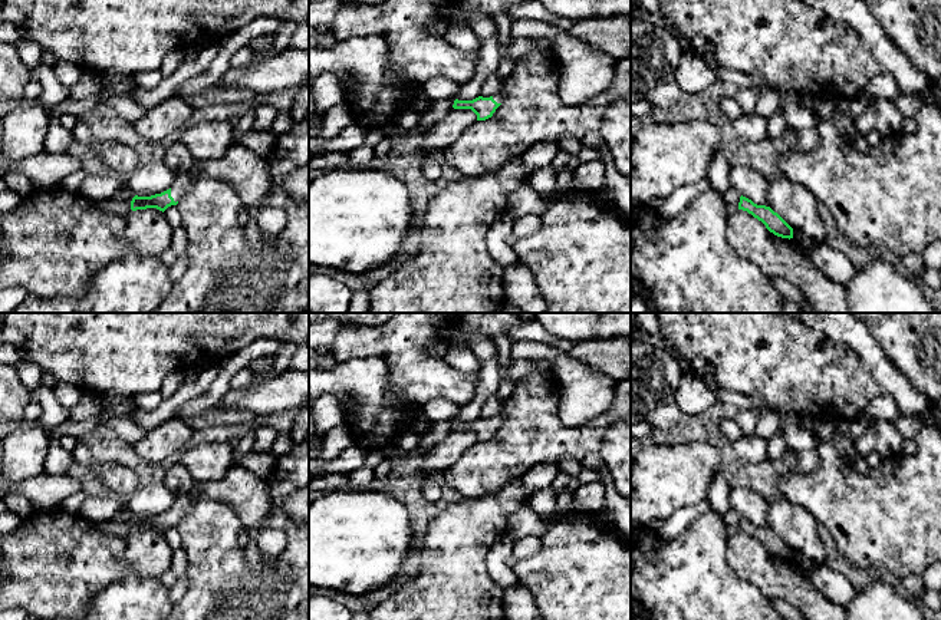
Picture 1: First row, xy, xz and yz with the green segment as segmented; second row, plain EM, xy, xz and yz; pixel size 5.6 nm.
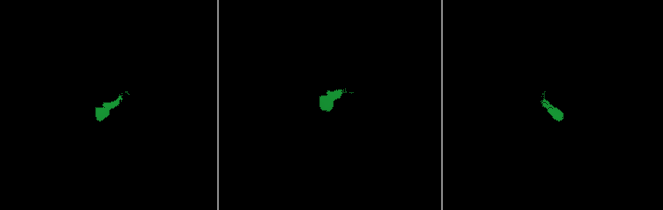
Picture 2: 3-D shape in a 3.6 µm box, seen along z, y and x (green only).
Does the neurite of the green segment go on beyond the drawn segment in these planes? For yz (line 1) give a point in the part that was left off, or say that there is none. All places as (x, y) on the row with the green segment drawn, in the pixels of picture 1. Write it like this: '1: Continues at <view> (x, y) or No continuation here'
1: No continuation here

